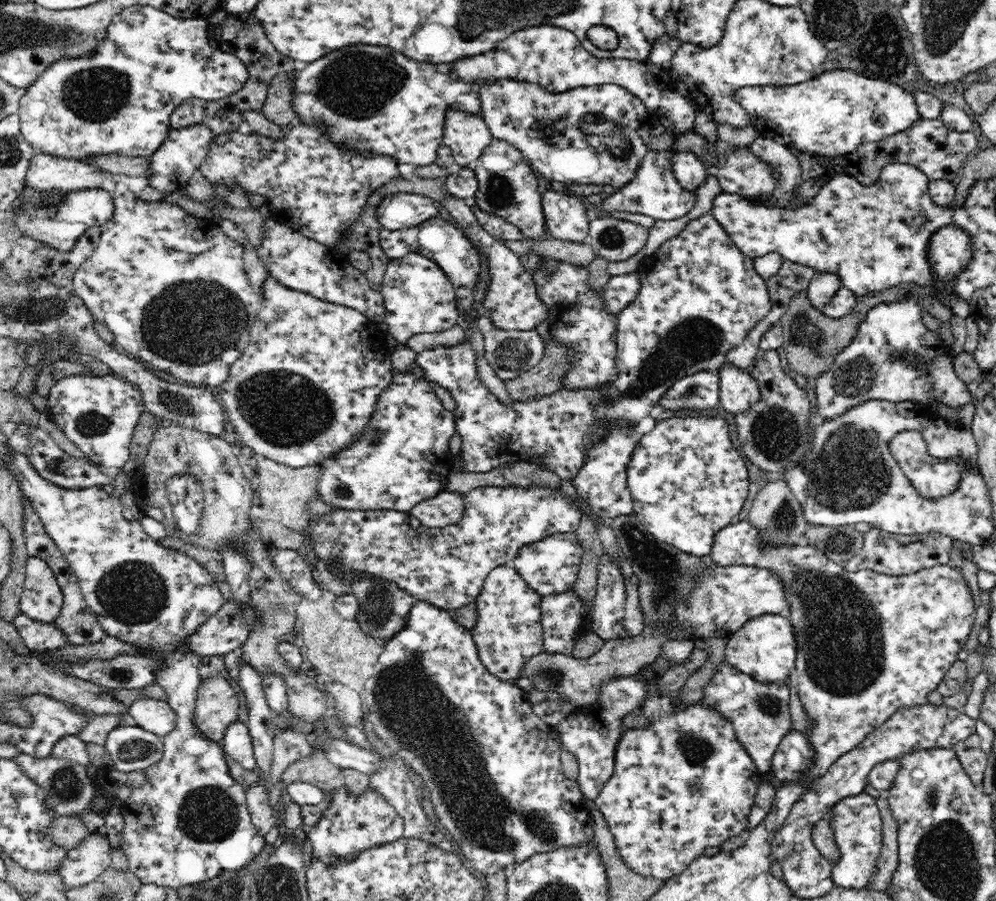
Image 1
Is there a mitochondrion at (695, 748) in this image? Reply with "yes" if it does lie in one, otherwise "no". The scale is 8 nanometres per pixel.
yes

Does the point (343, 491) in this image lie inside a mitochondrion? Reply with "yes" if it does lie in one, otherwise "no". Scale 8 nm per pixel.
no

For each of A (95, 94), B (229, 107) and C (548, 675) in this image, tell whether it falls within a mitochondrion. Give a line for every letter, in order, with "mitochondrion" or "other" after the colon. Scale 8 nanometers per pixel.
A: mitochondrion
B: other
C: mitochondrion

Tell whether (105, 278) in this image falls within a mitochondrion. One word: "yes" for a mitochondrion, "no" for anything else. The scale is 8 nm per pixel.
no

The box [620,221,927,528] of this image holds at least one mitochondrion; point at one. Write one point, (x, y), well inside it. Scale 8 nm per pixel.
(852, 474)

